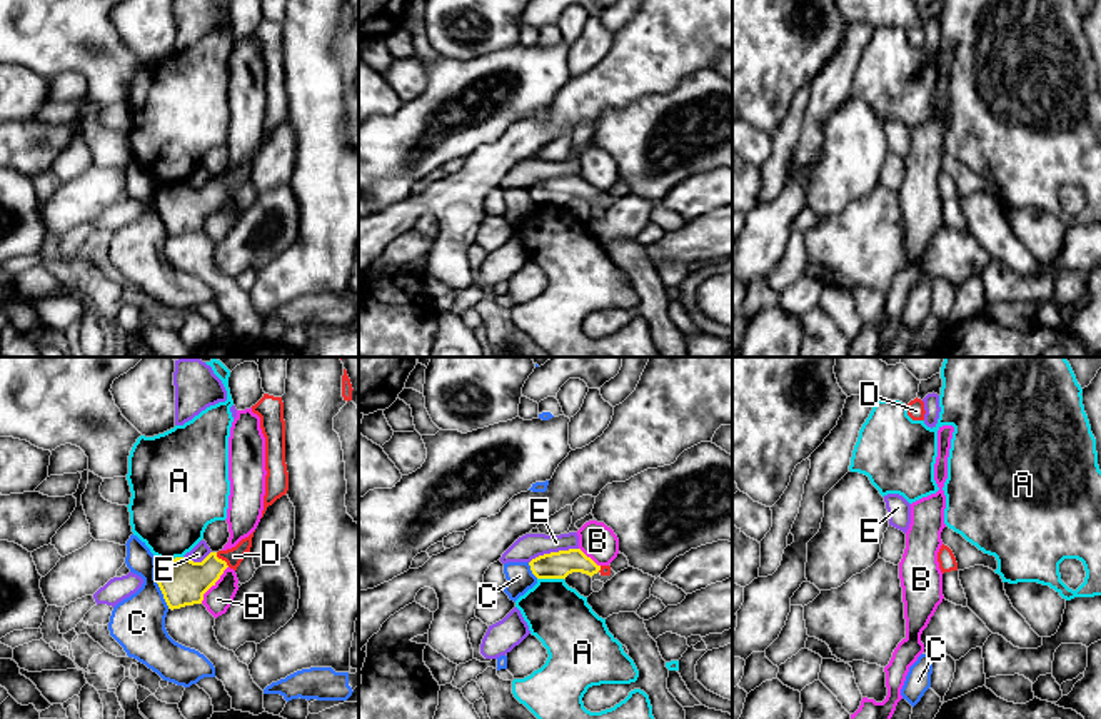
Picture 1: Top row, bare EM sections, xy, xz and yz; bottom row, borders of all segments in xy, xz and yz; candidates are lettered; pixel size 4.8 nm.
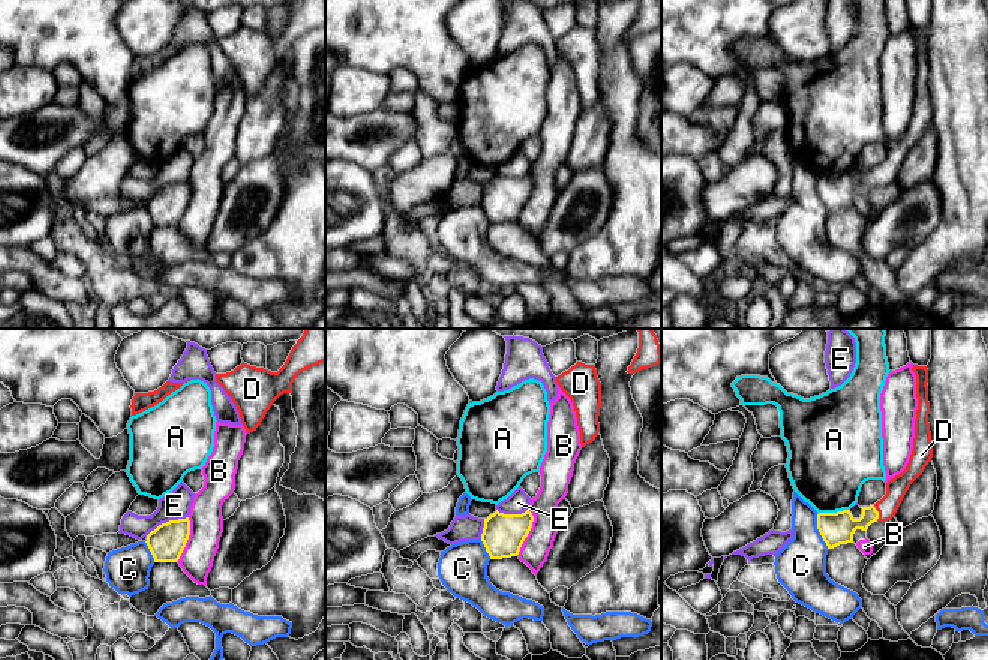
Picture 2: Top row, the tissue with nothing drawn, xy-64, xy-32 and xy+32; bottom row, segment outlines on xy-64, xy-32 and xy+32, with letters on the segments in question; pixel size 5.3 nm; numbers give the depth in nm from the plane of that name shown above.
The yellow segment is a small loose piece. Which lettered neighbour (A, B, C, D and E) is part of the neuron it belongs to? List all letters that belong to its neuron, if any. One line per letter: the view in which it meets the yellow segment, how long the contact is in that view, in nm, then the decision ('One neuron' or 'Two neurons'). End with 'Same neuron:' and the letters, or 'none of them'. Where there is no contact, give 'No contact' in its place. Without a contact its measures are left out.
A: Touches yellow in xz. Shared border 130 nm. Two neurons
B: Touches yellow in xy. Shared border 220 nm. Two neurons
C: Touches yellow in xy. Shared border 220 nm. Two neurons
D: Touches yellow in xy. Shared border 100 nm. One neuron
E: Touches yellow in xz. Shared border 260 nm. Two neurons
Same neuron: D

